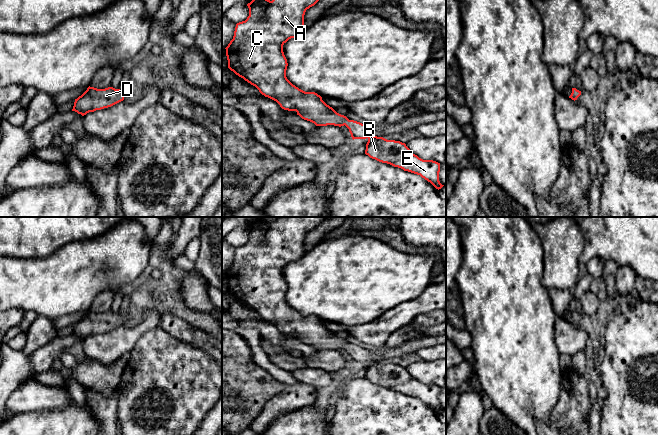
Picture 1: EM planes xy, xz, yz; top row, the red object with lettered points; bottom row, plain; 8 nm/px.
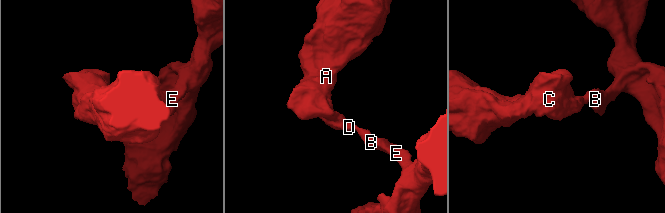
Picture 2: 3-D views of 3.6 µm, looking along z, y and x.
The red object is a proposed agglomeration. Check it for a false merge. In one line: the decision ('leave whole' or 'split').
leave whole

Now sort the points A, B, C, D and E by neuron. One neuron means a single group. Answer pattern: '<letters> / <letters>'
A B C D E

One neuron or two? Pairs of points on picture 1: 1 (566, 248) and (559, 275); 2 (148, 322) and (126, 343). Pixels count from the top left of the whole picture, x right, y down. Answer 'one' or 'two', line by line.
1: one
2: one

